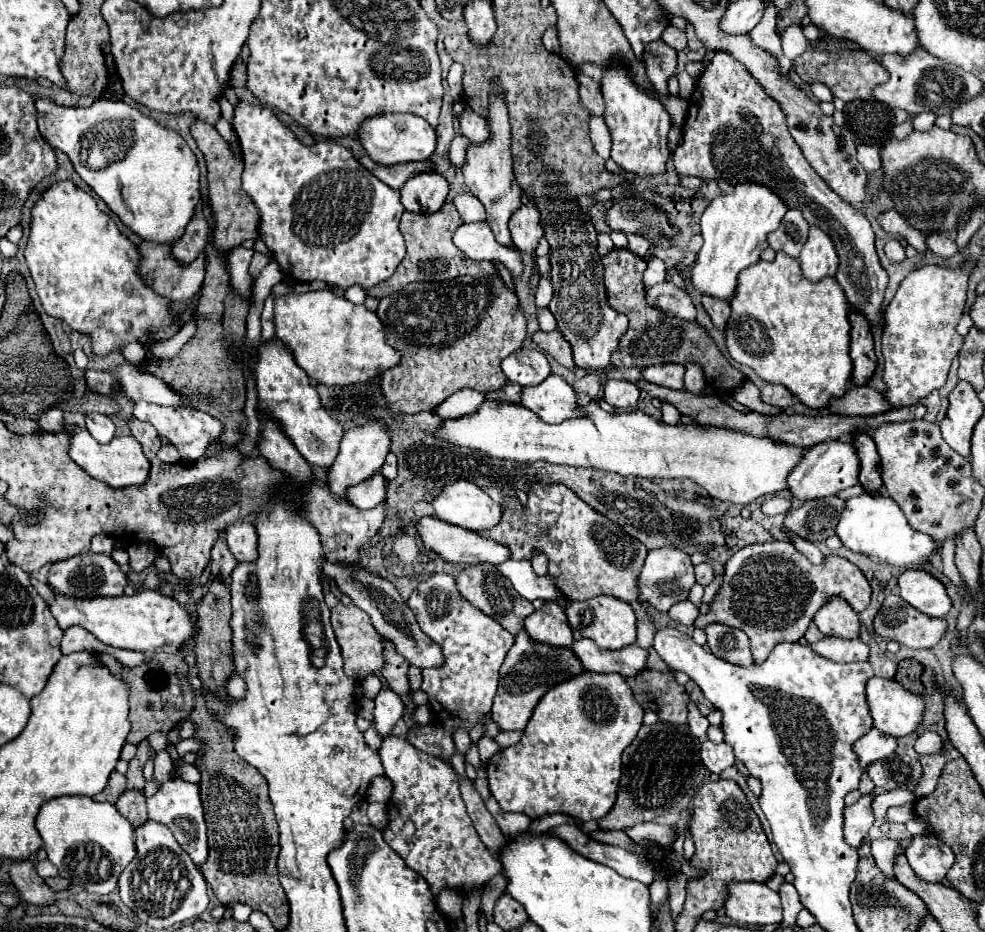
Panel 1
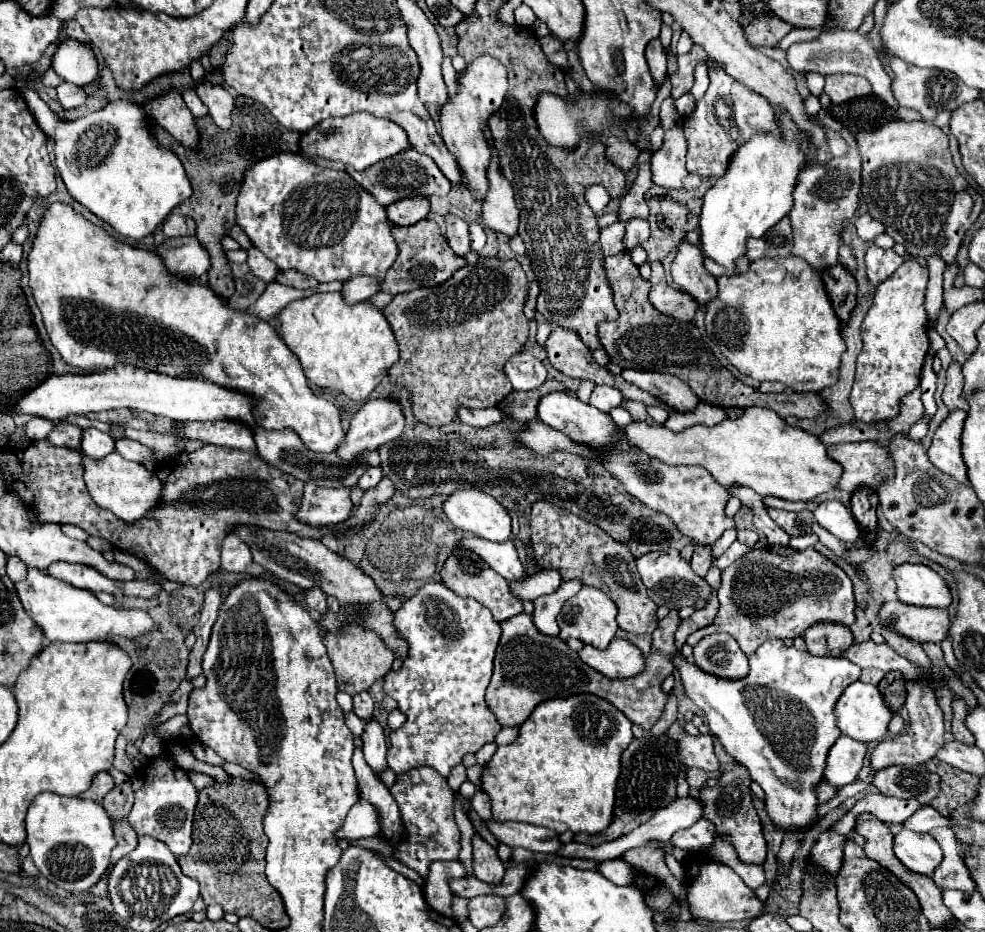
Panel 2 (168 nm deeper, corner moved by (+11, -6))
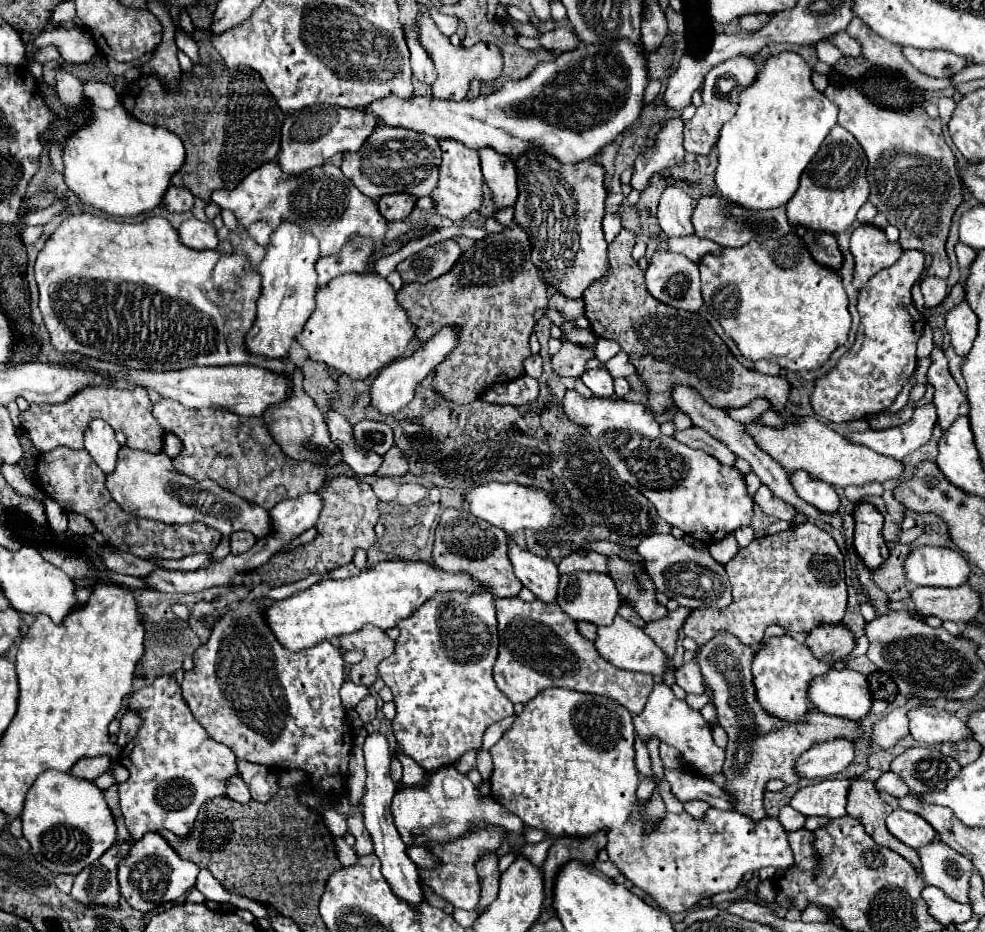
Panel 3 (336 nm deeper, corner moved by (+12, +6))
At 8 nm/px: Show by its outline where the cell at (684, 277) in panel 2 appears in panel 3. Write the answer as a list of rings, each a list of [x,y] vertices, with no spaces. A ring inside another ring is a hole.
[[[669,186],[663,190],[657,206],[657,220],[663,232],[669,236],[687,236],[693,234],[691,226],[691,212],[693,212],[693,198],[683,192],[679,186]]]

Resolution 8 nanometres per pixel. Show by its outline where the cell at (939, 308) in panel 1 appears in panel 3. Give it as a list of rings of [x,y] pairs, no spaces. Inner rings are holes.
[[[907,250],[901,254],[895,266],[881,270],[859,290],[857,310],[861,324],[855,344],[839,358],[837,366],[825,376],[815,380],[811,392],[813,410],[829,422],[849,422],[863,416],[877,414],[893,404],[897,394],[909,382],[917,368],[915,344],[923,334],[925,318],[913,306],[911,288],[923,272],[925,256],[919,250]]]

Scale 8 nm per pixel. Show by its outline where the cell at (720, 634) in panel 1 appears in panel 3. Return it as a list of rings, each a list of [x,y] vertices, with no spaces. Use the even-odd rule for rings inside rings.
[[[717,634],[697,652],[701,674],[713,688],[713,704],[719,712],[719,724],[729,736],[727,760],[723,766],[723,774],[729,780],[725,790],[735,794],[737,812],[747,814],[753,820],[761,820],[765,818],[763,792],[769,780],[779,776],[785,784],[799,782],[801,778],[795,776],[793,764],[805,750],[809,750],[817,742],[827,742],[835,738],[847,738],[851,742],[857,742],[859,738],[863,738],[863,730],[859,722],[851,722],[849,718],[835,718],[823,712],[807,712],[803,722],[787,722],[767,714],[767,710],[763,712],[759,700],[755,698],[751,658],[753,652],[731,634]]]

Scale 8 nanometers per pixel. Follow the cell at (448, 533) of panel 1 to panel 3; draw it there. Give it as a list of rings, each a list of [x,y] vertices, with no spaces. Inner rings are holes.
[[[509,540],[509,556],[521,584],[529,588],[537,596],[537,600],[553,604],[557,598],[557,584],[559,584],[557,564],[529,550],[521,550],[513,540]]]

